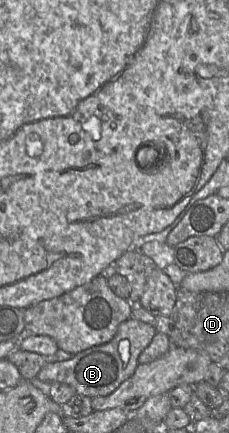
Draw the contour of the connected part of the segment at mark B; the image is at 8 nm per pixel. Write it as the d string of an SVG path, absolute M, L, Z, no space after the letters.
M132 317L122 322L117 334L109 342L91 347L62 362L48 362L38 373L42 382L60 382L72 386L78 395L90 398L107 396L131 377L139 362L141 352L150 344L157 333L155 327Z

